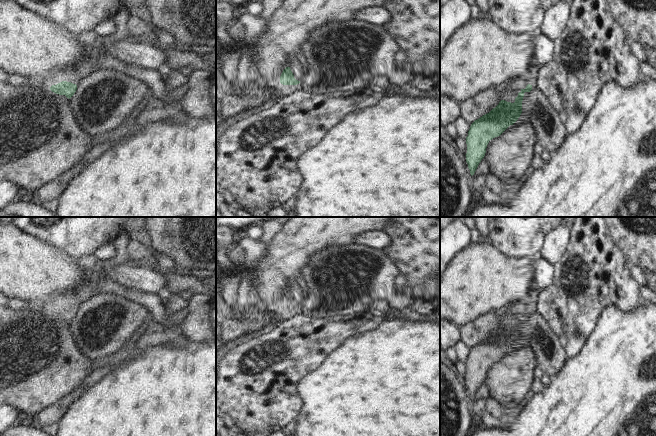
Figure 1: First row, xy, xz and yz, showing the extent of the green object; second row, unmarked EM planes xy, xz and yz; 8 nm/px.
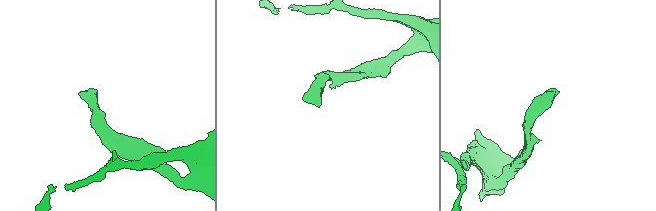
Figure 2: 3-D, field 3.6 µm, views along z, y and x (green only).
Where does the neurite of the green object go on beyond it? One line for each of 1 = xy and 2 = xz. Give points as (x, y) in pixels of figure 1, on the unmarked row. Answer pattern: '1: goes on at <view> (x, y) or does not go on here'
1: goes on at xy (74, 302)
2: goes on at xz (282, 314)

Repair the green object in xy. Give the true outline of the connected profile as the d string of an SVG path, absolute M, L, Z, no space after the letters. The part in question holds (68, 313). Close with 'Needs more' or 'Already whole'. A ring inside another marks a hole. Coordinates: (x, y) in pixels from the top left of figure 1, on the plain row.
M74 294L70 300L67 295L64 297L67 301L65 305L62 305L56 309L52 309L50 314L59 319L65 319L67 322L71 322L77 314L77 307L80 304L80 300L77 295Z. Needs more

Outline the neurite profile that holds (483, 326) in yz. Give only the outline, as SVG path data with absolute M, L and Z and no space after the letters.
M494 311L478 316L460 327L461 339L471 348L489 337L501 324L514 327L521 313L497 316Z

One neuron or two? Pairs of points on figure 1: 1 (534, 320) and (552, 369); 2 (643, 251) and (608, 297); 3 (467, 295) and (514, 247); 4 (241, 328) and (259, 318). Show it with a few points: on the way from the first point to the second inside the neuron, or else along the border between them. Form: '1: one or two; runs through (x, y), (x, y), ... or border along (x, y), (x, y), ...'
1: one; runs through (545, 331), (555, 343), (553, 357)
2: two; border along (615, 240), (628, 260)
3: two; border along (489, 239), (507, 254), (527, 255), (530, 258)
4: one; runs through (245, 324), (251, 318), (255, 318)

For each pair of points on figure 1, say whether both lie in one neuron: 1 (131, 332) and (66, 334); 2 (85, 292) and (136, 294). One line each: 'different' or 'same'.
1: different
2: same

